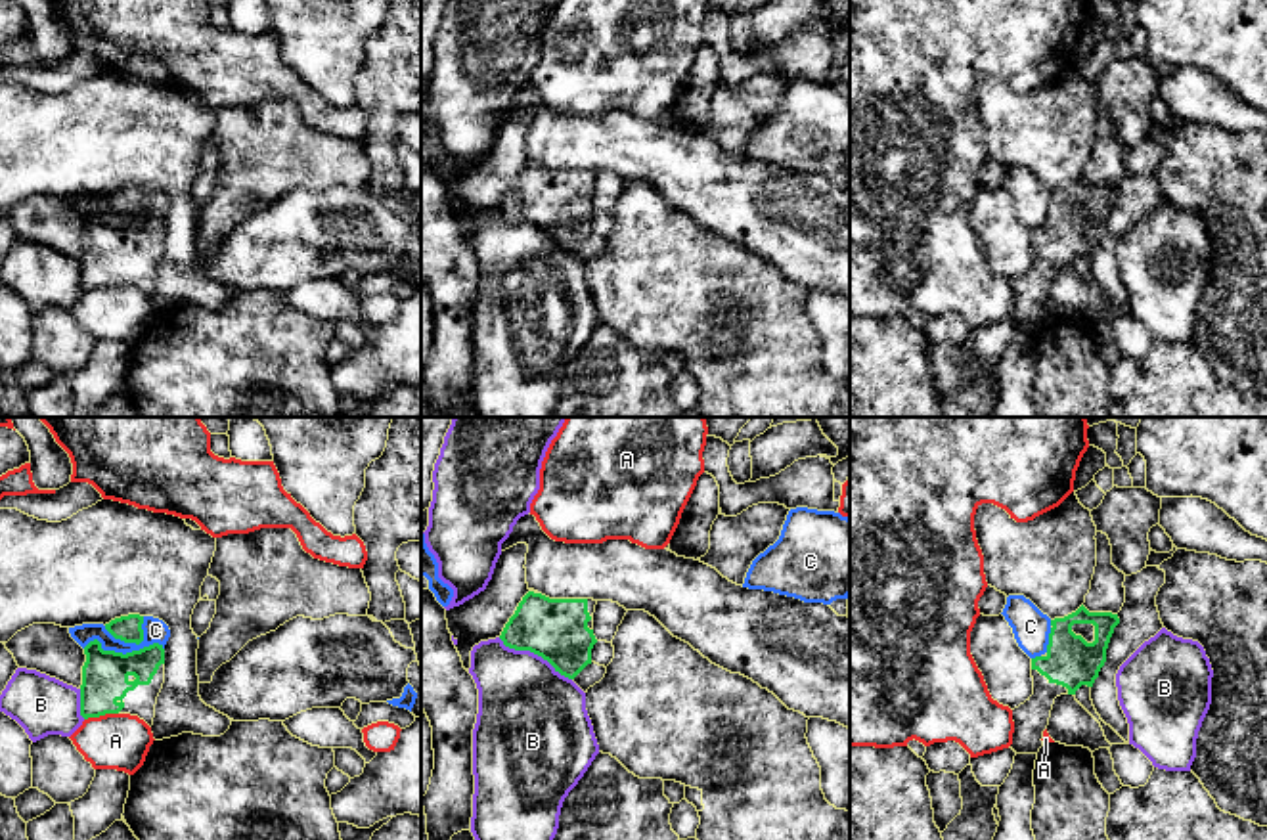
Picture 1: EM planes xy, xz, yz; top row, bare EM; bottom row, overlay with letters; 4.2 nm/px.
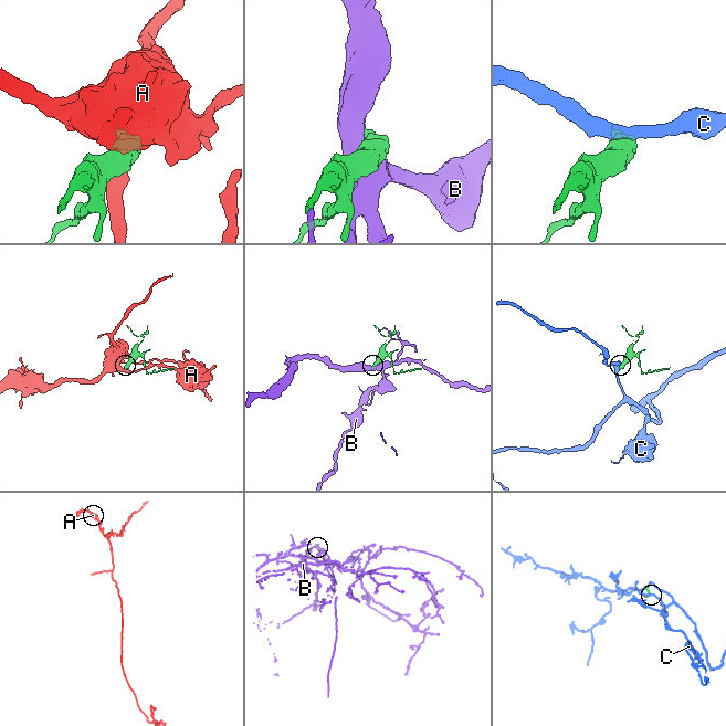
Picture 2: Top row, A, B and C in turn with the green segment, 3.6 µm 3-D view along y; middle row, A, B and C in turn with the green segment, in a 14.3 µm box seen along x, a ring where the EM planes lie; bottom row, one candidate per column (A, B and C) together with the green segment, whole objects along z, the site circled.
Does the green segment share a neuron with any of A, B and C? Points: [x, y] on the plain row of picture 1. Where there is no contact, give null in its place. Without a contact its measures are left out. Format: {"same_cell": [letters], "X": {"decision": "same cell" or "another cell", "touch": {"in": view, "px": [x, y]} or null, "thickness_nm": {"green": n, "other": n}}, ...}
{"same_cell": [], "A": {"decision": "another cell", "touch": {"in": "xy", "px": [100, 286]}, "thickness_nm": {"green": 190, "other": 240}}, "B": {"decision": "another cell", "touch": {"in": "xz", "px": [534, 224]}, "thickness_nm": {"green": 260, "other": 420}}, "C": {"decision": "another cell", "touch": {"in": "xy", "px": [121, 224]}, "thickness_nm": {"green": 190, "other": 100}}}

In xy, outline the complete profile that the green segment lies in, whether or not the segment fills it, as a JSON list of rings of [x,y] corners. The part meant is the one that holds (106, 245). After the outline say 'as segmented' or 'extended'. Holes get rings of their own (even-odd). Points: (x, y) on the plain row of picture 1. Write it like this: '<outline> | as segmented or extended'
[[[98,210],[84,218],[80,287],[130,285],[149,298],[165,254],[165,220],[159,214],[132,224],[103,222]]] | extended

